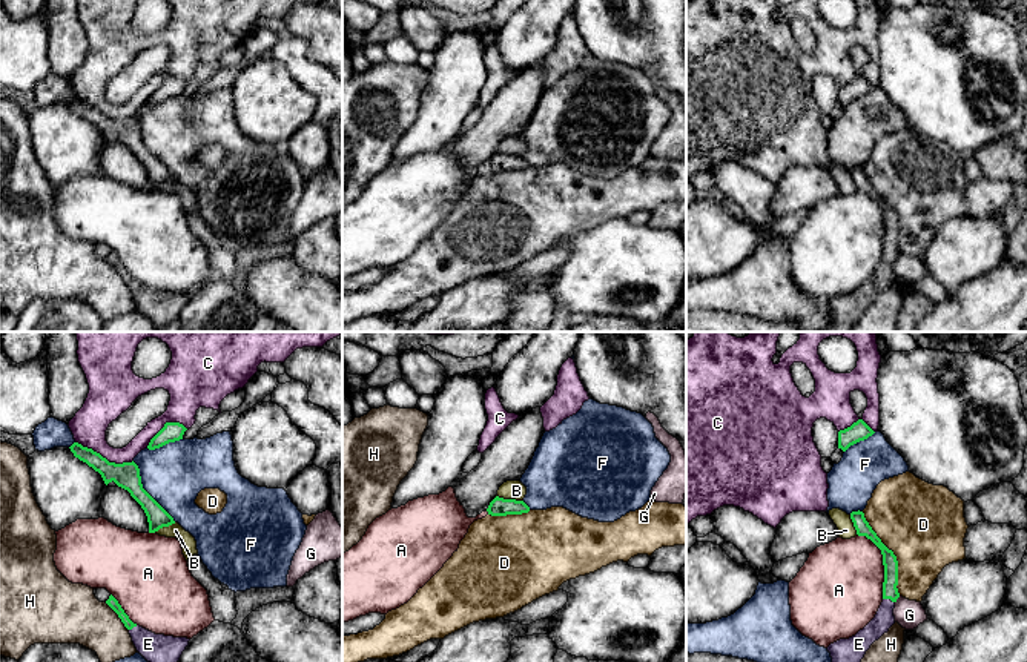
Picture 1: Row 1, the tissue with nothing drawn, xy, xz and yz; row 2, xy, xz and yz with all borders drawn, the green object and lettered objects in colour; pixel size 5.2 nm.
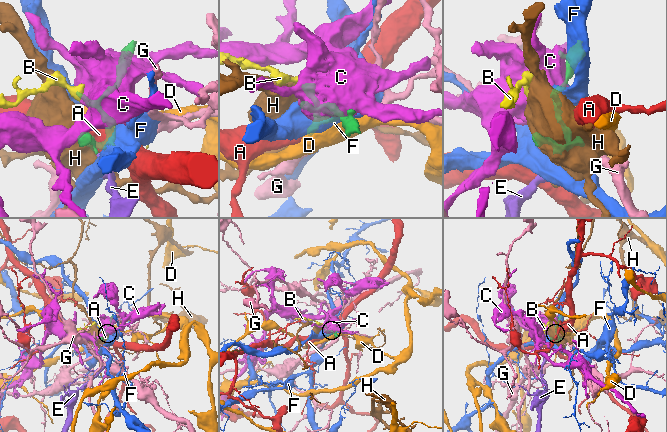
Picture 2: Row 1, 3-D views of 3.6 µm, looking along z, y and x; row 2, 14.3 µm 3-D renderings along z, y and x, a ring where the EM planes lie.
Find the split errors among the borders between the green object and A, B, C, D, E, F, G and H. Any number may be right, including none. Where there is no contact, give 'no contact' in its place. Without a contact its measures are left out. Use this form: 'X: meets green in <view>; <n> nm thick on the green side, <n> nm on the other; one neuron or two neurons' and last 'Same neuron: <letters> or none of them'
A: meets green in yz; 80 nm thick on the green side, 440 nm on the other; two neurons
B: meets green in xz; 100 nm thick on the green side, 100 nm on the other; two neurons
C: meets green in xy; 140 nm thick on the green side, 190 nm on the other; two neurons
D: meets green in yz; 80 nm thick on the green side, 440 nm on the other; two neurons
E: meets green in yz; 80 nm thick on the green side, 100 nm on the other; one neuron
F: meets green in xy; 140 nm thick on the green side, 320 nm on the other; two neurons
G: meets green in yz; 80 nm thick on the green side, 150 nm on the other; two neurons
H: meets green in xy; 60 nm thick on the green side, 320 nm on the other; two neurons
Same neuron: E

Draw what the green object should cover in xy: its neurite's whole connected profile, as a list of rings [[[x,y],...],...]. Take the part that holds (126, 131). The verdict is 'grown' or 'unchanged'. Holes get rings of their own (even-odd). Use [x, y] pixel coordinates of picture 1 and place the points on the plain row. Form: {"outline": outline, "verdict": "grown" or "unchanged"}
{"outline": [[[74,98],[69,104],[75,114],[98,127],[106,141],[114,137],[130,149],[147,172],[149,189],[175,180],[173,174],[143,144],[140,124],[134,117],[123,120],[109,118],[100,109],[78,98]]], "verdict": "unchanged"}

